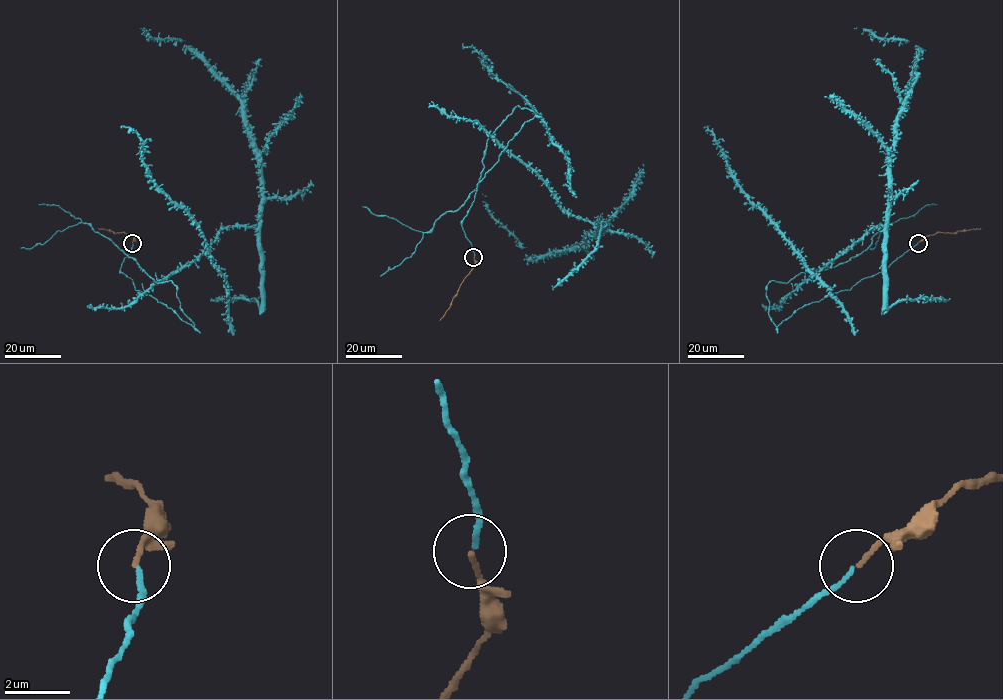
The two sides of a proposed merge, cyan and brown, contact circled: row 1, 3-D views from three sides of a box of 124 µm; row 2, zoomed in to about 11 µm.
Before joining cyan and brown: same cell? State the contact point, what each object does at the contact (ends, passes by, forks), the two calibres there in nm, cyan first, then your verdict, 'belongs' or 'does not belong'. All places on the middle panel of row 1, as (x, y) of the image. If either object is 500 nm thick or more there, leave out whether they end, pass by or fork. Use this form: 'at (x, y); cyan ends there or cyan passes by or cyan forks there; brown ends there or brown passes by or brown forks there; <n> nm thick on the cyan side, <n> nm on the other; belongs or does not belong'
at (473, 257); cyan ends there; brown ends there; 120 nm thick on the cyan side, 140 nm on the other; belongs

